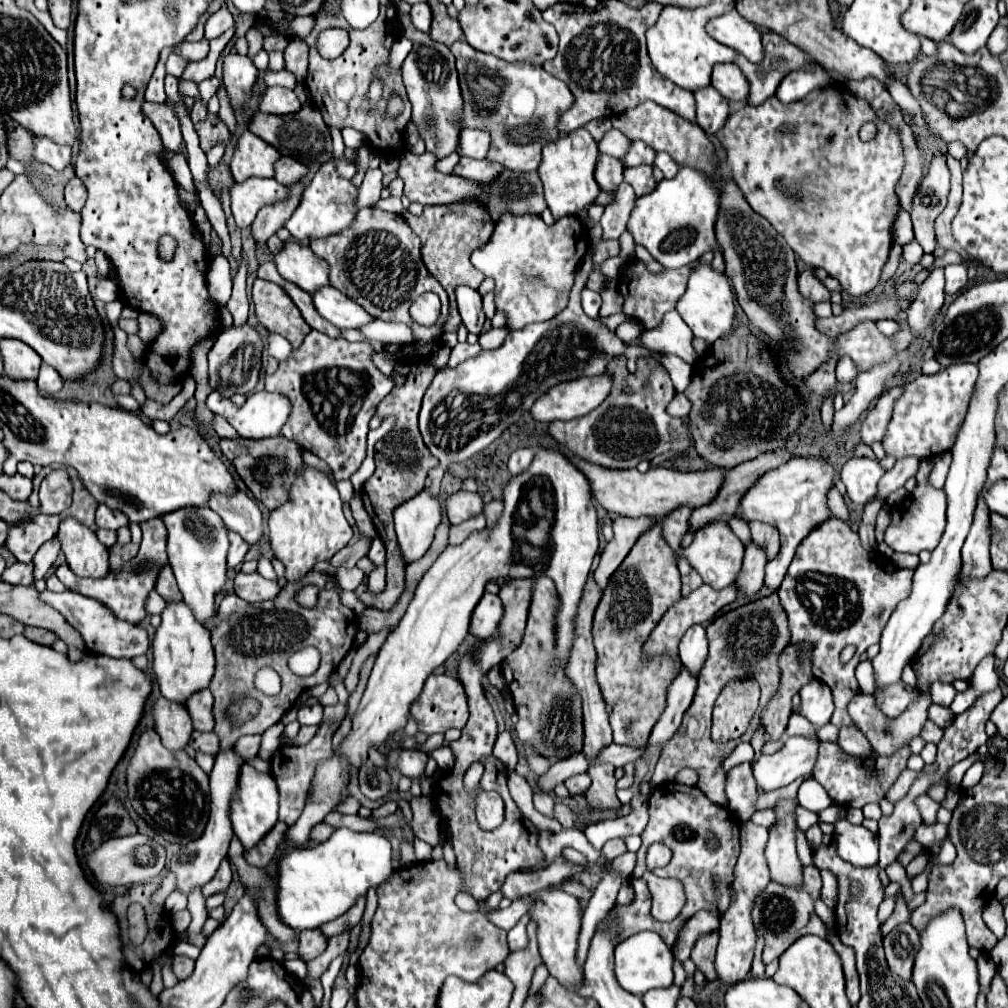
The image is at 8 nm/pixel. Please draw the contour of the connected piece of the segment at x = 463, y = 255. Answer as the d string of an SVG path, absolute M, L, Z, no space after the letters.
M453 203L453 205L425 207L421 217L413 217L413 215L403 215L403 217L407 219L409 227L421 239L421 255L423 255L425 267L449 293L451 307L449 307L449 319L447 319L445 331L457 331L461 317L459 317L457 303L455 303L455 287L469 285L469 287L477 289L481 285L481 281L485 279L485 275L481 275L481 271L477 271L471 265L469 257L473 251L481 249L489 241L495 225L491 223L489 213L477 203Z

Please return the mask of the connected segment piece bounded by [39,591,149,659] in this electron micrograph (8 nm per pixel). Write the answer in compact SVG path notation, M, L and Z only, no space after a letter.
M43 591L39 593L39 599L43 603L49 603L53 609L57 609L61 615L65 615L65 621L69 621L69 625L73 629L79 631L79 635L85 641L85 649L89 653L101 653L101 655L109 655L109 657L137 657L137 655L145 655L149 649L147 643L147 631L141 629L139 625L131 625L123 619L117 619L103 603L95 601L95 599L87 599L79 593L73 591L63 591L63 593L51 593L51 591Z

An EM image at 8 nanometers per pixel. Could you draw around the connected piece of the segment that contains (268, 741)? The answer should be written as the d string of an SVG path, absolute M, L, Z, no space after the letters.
M279 722L272 725L263 733L263 745L261 745L261 751L259 751L259 757L261 759L271 759L273 757L273 751L277 751L281 747L279 741L280 735L284 732L284 725Z

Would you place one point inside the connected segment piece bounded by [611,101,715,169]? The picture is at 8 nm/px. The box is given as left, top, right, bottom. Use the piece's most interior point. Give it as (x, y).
(662, 129)

